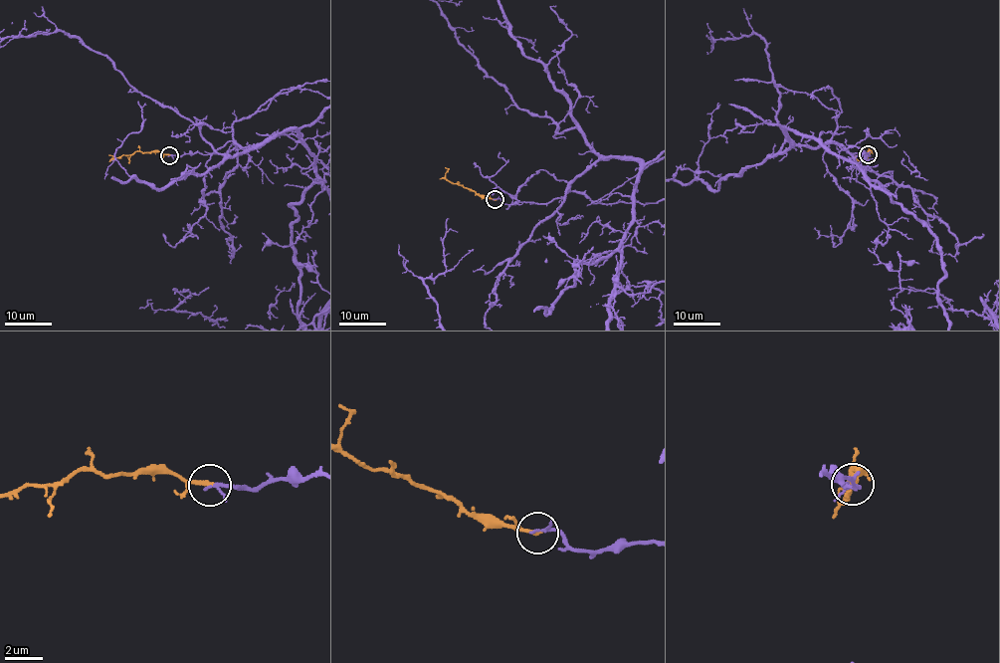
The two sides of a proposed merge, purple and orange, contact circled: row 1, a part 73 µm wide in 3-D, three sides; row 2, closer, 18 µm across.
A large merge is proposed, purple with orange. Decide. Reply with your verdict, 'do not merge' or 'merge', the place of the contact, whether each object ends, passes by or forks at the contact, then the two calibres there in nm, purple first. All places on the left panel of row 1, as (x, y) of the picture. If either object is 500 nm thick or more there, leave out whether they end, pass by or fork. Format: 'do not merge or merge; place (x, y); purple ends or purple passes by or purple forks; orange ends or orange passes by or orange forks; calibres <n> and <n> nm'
merge; place (169, 155); purple passes by; orange ends; calibres 130 and 200 nm

